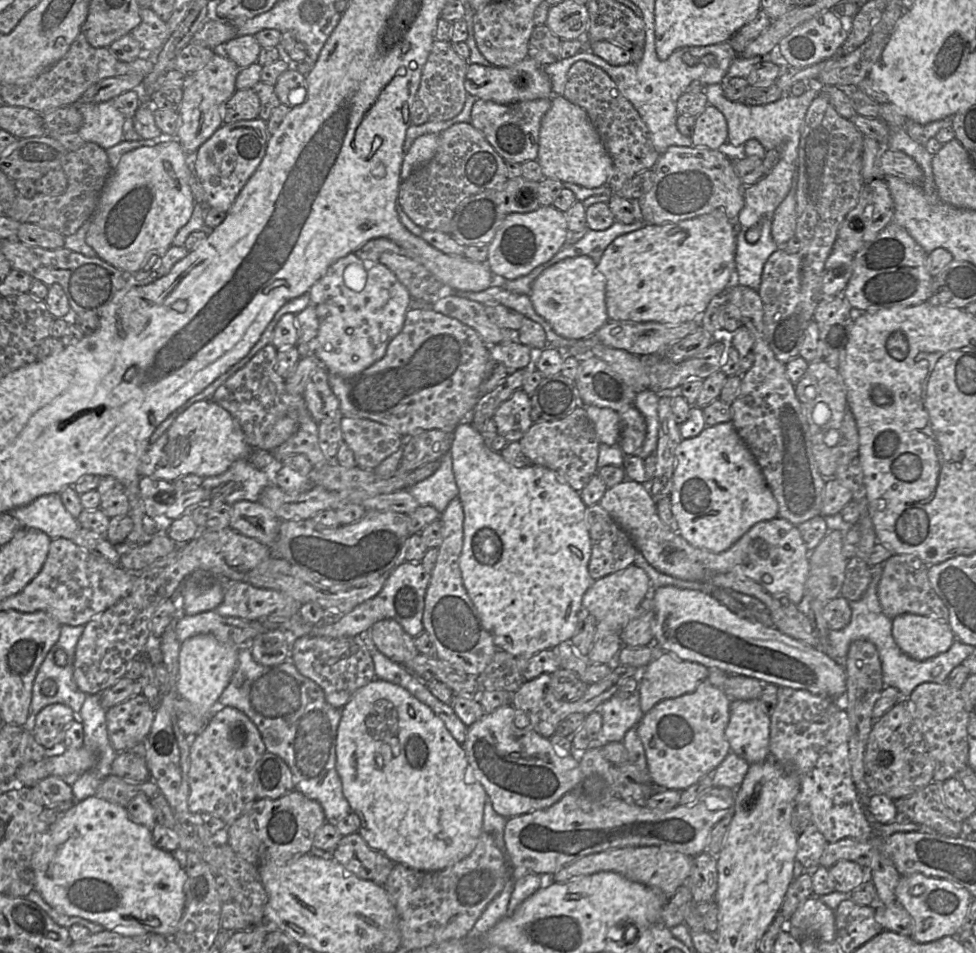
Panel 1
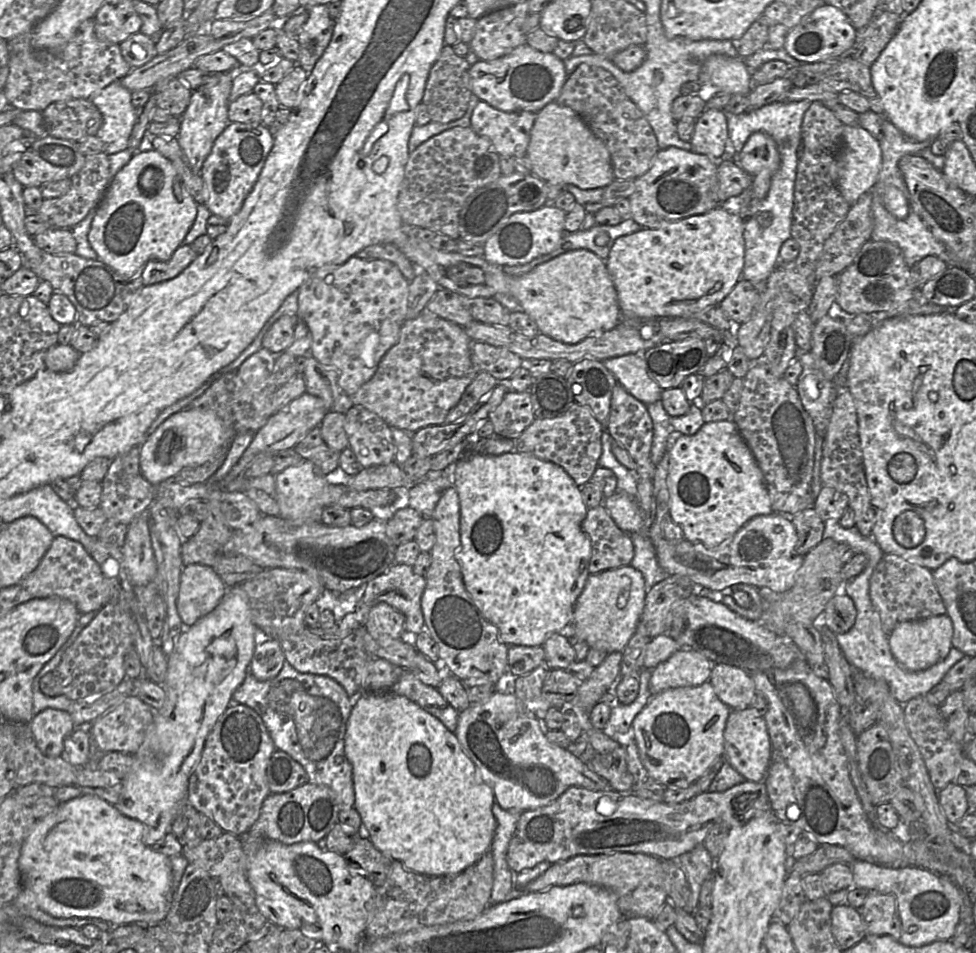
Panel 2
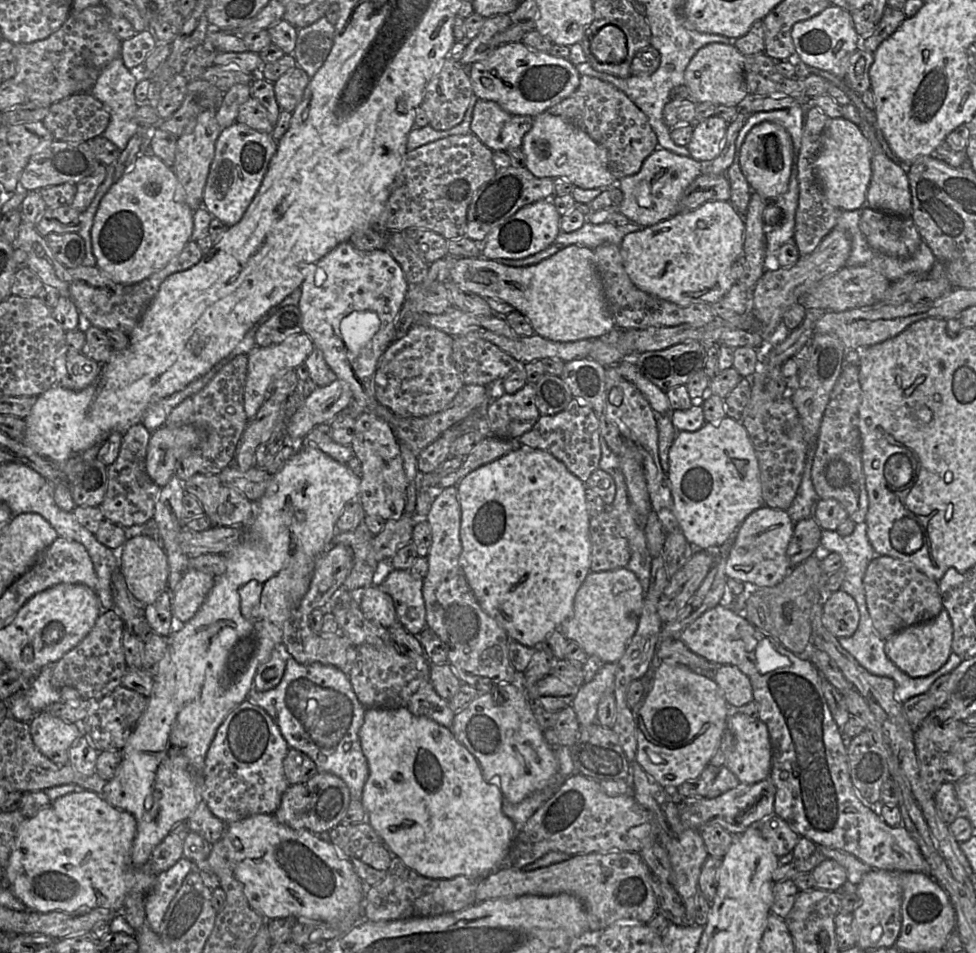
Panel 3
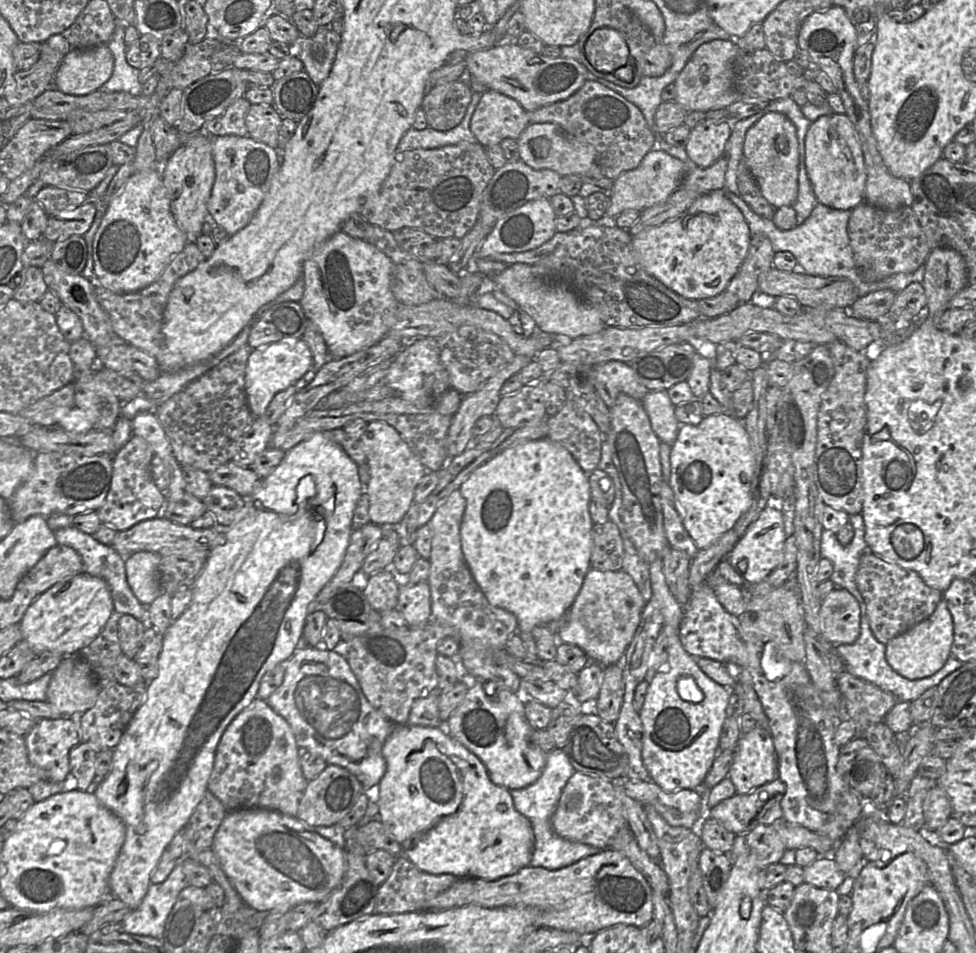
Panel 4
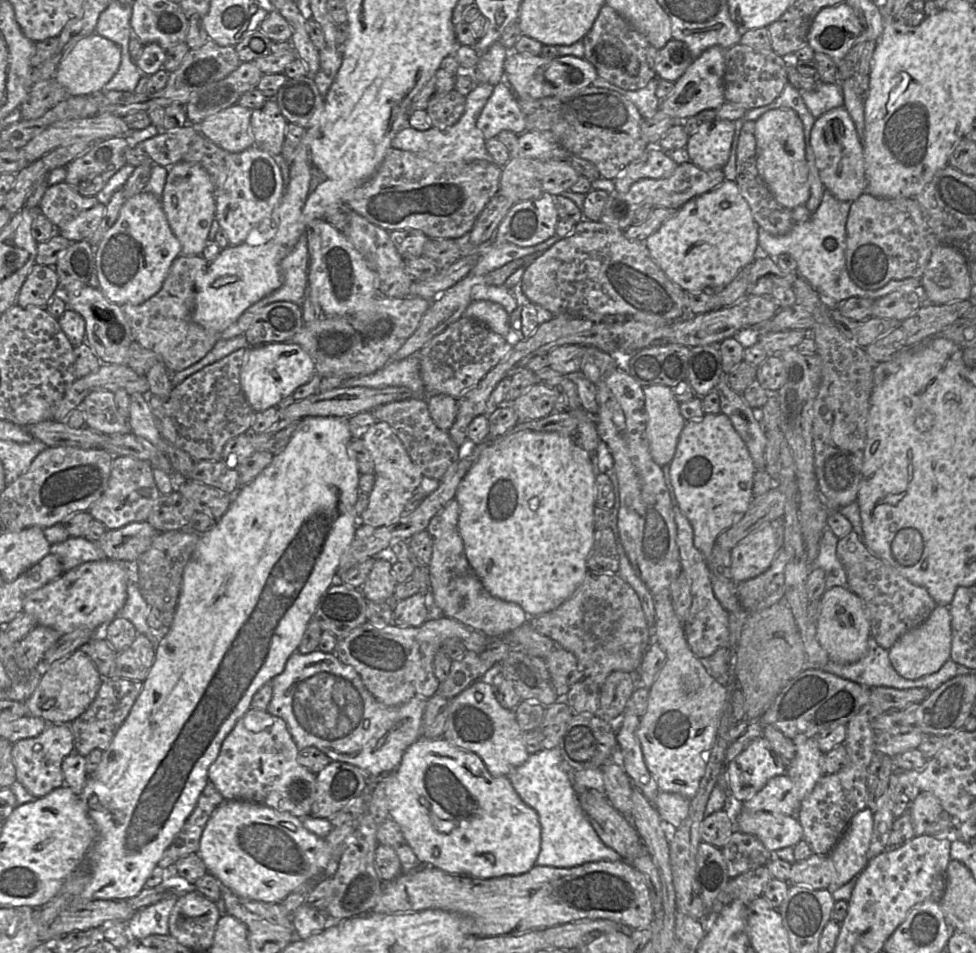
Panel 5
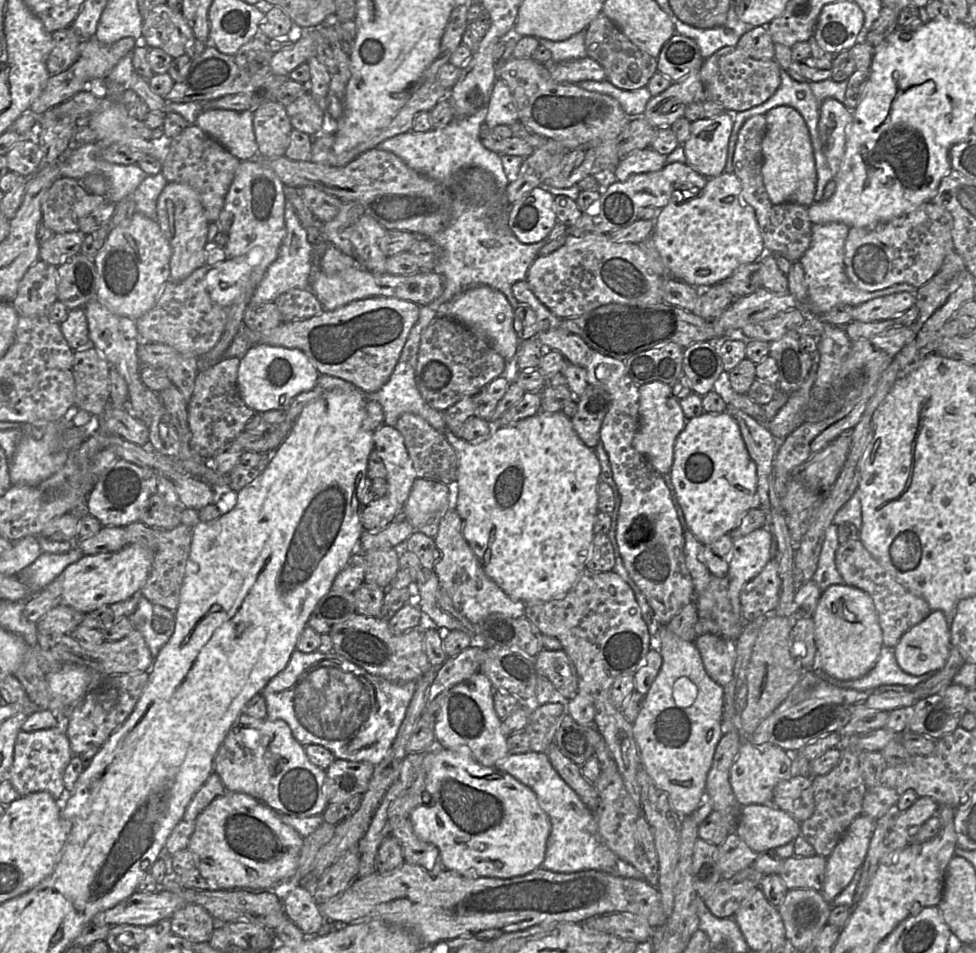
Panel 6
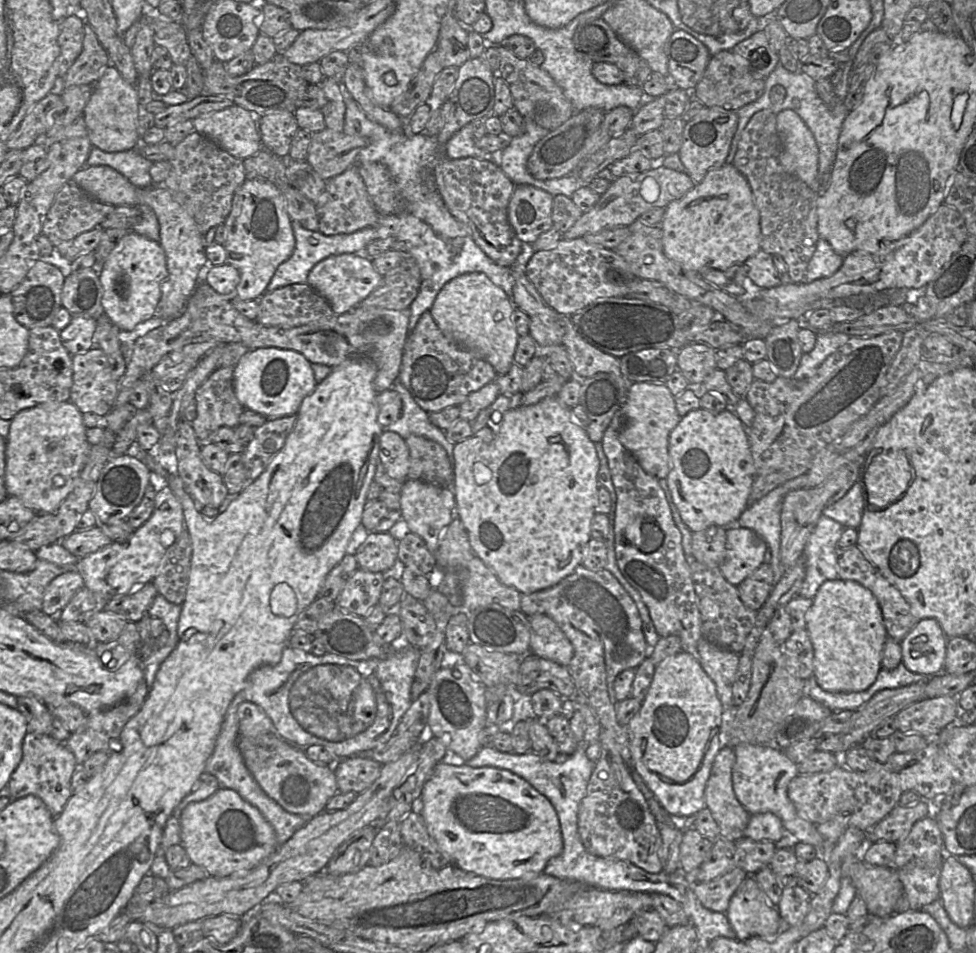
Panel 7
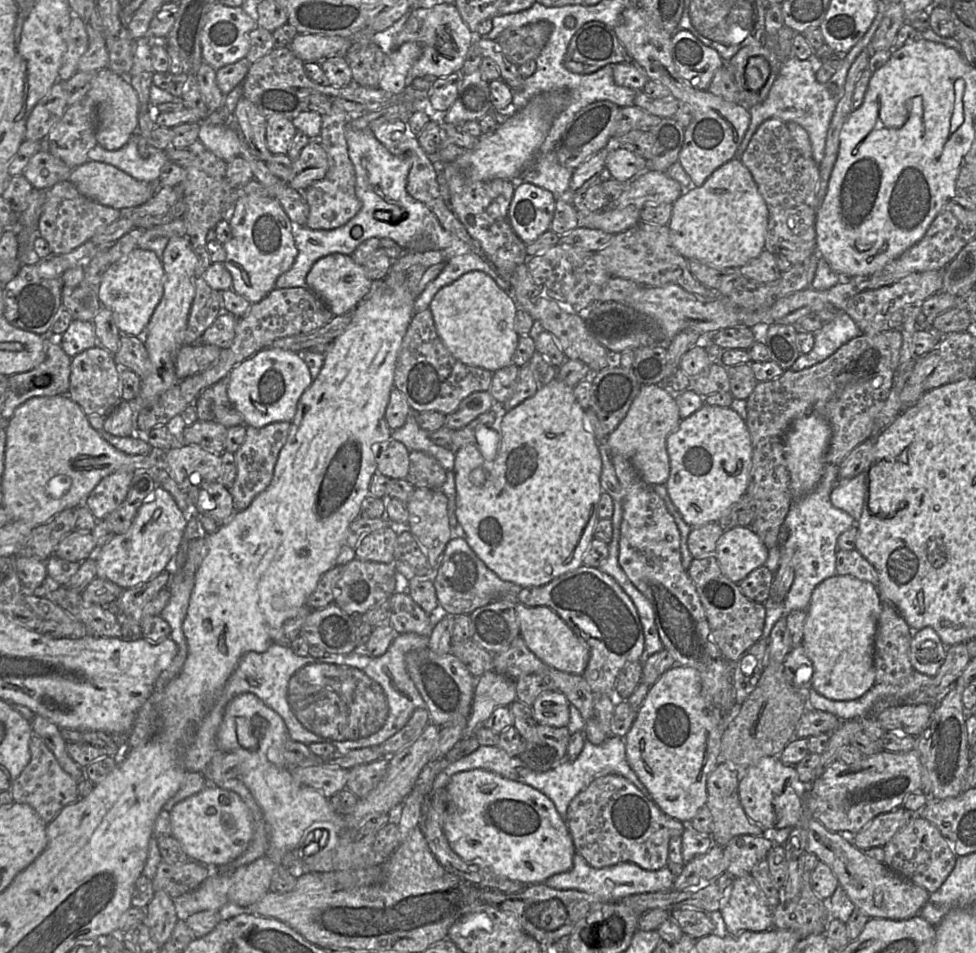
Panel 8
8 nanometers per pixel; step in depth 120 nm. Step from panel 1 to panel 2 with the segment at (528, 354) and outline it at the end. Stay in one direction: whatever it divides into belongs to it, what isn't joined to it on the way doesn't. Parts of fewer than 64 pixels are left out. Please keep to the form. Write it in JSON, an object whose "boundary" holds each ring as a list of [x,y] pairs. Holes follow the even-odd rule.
{"boundary":[[[472,341],[471,362],[479,372],[488,372],[498,382],[506,382],[525,361],[503,347]]]}

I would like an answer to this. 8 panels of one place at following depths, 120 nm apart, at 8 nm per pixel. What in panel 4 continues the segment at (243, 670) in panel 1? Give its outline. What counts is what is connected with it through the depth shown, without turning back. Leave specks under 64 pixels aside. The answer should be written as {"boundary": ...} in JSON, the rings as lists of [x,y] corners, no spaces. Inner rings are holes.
{"boundary":[[[304,644],[300,645],[296,651],[293,653],[293,655],[286,661],[285,663],[285,669],[284,669],[284,678],[283,678],[283,681],[281,683],[281,685],[276,689],[276,691],[274,691],[269,697],[267,700],[265,700],[266,703],[268,704],[268,706],[276,713],[278,714],[279,716],[281,716],[287,723],[288,725],[290,726],[291,728],[291,731],[293,733],[293,736],[294,736],[294,739],[295,739],[295,742],[296,742],[296,745],[298,747],[298,749],[300,748],[304,748],[306,750],[309,750],[310,752],[312,753],[315,753],[317,754],[318,756],[320,756],[326,763],[327,765],[336,765],[336,766],[339,766],[339,767],[342,767],[346,770],[348,770],[351,774],[353,774],[357,779],[358,781],[361,783],[362,785],[362,788],[363,788],[363,791],[364,793],[374,793],[377,789],[377,786],[379,784],[379,782],[381,781],[381,779],[383,778],[385,772],[386,772],[386,769],[387,769],[387,765],[386,765],[386,761],[382,755],[382,748],[383,748],[383,745],[385,743],[385,741],[387,740],[387,738],[390,736],[391,732],[393,731],[394,729],[394,726],[395,725],[405,725],[405,724],[394,724],[393,722],[391,722],[389,719],[385,718],[384,716],[382,716],[376,709],[374,709],[370,703],[367,701],[367,699],[365,698],[363,692],[361,691],[361,688],[359,686],[359,683],[357,681],[357,679],[355,678],[353,672],[351,671],[349,665],[348,665],[348,662],[346,661],[346,659],[343,657],[343,655],[339,652],[339,651],[327,651],[321,647],[309,647],[309,646],[306,646]]]}

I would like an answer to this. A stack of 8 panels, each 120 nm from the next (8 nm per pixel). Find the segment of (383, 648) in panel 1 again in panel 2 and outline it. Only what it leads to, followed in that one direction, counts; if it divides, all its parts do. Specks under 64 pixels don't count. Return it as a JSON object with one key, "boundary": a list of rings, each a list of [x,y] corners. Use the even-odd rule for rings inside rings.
{"boundary":[[[385,602],[378,603],[370,610],[365,627],[374,639],[379,636],[403,639],[406,636],[405,616]]]}

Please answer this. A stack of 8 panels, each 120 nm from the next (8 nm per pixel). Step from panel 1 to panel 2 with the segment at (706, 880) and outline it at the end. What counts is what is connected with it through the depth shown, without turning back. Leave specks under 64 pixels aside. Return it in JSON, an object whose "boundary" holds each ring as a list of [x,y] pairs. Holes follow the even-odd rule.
{"boundary":[[[704,844],[671,859],[683,869],[690,887],[688,912],[693,914],[699,906],[700,890],[703,882],[713,876],[715,859],[711,857]]]}

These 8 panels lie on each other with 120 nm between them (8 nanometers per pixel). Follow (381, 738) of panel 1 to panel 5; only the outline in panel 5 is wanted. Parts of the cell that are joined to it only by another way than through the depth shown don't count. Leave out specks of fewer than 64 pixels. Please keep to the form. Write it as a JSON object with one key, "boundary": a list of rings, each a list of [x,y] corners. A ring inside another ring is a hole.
{"boundary":[[[421,736],[406,749],[396,770],[381,777],[385,777],[389,818],[398,824],[405,840],[423,866],[432,866],[452,875],[479,879],[517,876],[528,872],[535,866],[541,844],[541,827],[536,811],[521,800],[507,776],[492,776],[480,757],[473,752],[459,748],[443,737],[429,739]]]}

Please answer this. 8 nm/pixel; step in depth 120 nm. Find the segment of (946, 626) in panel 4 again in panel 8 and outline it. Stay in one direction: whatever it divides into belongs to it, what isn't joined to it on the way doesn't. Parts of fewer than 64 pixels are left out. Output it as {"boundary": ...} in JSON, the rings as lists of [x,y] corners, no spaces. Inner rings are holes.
{"boundary":[[[925,627],[913,633],[909,658],[917,672],[935,676],[944,663],[947,647],[931,627]]]}

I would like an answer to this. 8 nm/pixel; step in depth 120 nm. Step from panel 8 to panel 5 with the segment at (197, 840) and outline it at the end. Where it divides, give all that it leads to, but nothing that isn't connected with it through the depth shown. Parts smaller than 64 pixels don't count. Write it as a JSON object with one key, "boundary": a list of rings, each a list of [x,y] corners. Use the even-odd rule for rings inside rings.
{"boundary":[[[225,800],[213,811],[197,854],[222,887],[244,899],[276,904],[303,883],[327,876],[337,864],[327,842],[308,831],[301,819],[243,800]]]}

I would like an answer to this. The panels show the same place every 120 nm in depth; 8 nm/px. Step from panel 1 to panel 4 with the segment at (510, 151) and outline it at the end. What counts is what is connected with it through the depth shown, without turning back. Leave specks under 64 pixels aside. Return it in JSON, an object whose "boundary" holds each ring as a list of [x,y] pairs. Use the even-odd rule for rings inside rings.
{"boundary":[[[487,90],[472,115],[470,130],[480,145],[489,147],[506,138],[518,140],[529,124],[527,111],[516,100]]]}

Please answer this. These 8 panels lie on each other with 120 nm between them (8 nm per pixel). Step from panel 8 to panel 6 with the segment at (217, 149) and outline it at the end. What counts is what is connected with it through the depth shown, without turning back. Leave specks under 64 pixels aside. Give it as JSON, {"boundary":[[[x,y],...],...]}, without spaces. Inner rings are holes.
{"boundary":[[[205,109],[199,113],[195,124],[233,156],[240,161],[246,161],[258,156],[253,117],[250,109]]]}

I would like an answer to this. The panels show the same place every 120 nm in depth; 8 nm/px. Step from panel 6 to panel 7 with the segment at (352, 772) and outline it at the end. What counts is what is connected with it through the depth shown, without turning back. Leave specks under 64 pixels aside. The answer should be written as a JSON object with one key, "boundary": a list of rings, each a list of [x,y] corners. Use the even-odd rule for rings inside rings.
{"boundary":[[[352,756],[338,760],[333,766],[339,793],[362,793],[380,776],[382,764],[369,759]]]}

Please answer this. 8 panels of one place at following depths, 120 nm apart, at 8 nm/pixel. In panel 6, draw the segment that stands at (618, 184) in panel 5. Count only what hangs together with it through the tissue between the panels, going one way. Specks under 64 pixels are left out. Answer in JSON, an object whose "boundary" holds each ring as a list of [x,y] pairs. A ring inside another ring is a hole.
{"boundary":[[[650,147],[634,151],[620,160],[614,170],[615,177],[617,181],[624,182],[631,175],[657,172],[665,167],[666,158]]]}

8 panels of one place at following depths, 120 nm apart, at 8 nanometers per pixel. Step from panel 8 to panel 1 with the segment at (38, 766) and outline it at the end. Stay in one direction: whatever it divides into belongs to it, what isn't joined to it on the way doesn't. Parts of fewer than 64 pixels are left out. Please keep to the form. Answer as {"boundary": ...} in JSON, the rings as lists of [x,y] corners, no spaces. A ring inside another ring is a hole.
{"boundary":[[[54,703],[45,706],[33,719],[33,736],[45,748],[63,742],[67,727],[74,719],[74,711],[67,705]]]}

